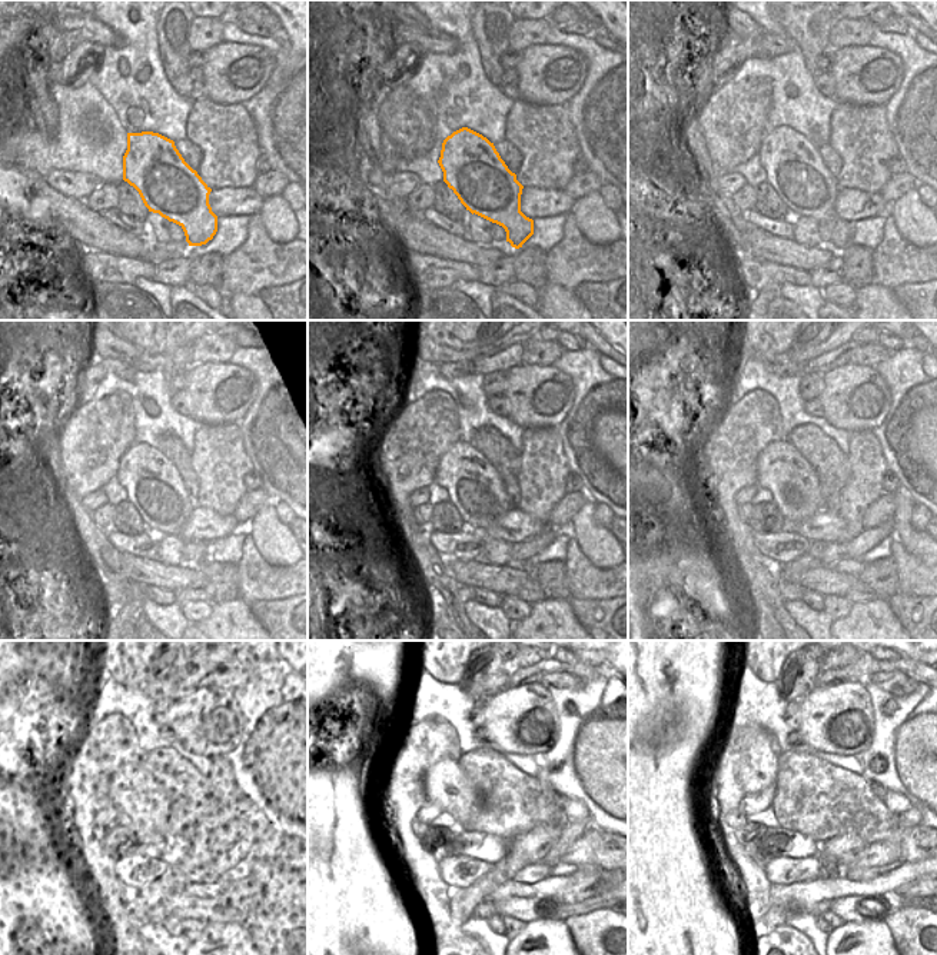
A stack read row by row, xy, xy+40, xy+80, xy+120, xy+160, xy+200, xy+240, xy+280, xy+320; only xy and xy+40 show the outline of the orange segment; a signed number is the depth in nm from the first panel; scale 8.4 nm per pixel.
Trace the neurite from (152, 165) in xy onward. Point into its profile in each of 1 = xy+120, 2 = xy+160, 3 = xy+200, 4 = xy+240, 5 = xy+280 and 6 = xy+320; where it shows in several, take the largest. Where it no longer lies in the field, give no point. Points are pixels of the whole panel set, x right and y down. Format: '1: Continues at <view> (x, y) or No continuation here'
1: Continues at xy+120 (153, 485)
2: Continues at xy+160 (477, 491)
3: Continues at xy+200 (781, 469)
4: Continues at xy+240 (133, 791)
5: Continues at xy+280 (447, 785)
6: Continues at xy+320 (758, 768)

